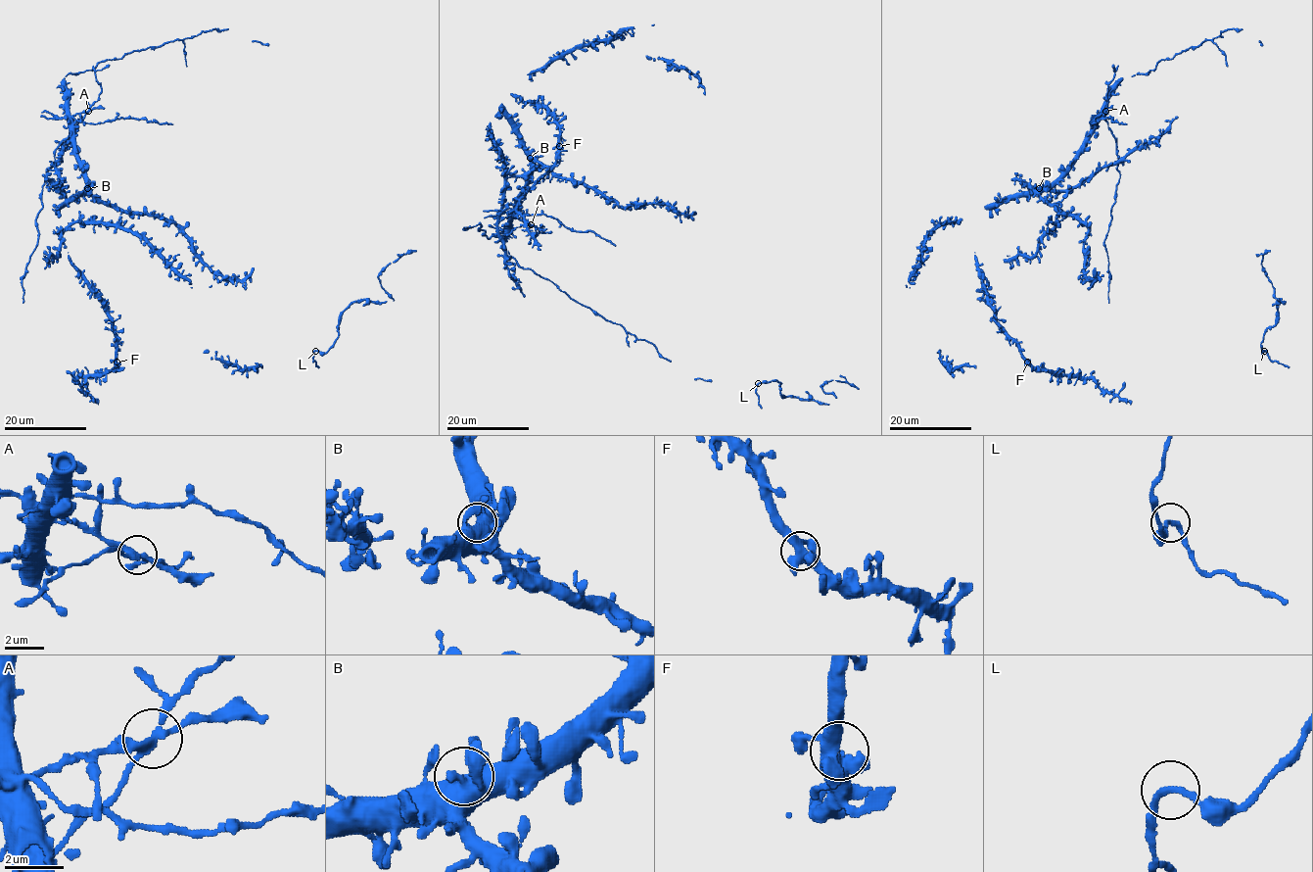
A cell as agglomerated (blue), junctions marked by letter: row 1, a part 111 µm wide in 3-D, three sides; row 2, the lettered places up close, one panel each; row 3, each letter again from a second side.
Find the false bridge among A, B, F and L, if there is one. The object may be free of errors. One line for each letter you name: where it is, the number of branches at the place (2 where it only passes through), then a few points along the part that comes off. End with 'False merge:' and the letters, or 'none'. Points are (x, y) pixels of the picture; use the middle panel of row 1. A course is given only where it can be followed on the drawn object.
A: Place: (531, 224). Branches: 4
False merge: A

